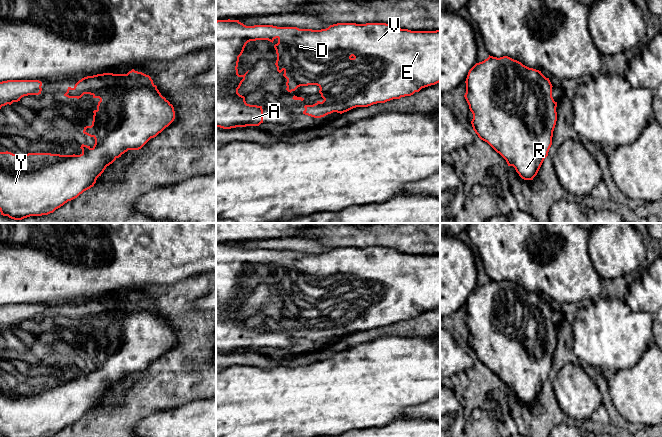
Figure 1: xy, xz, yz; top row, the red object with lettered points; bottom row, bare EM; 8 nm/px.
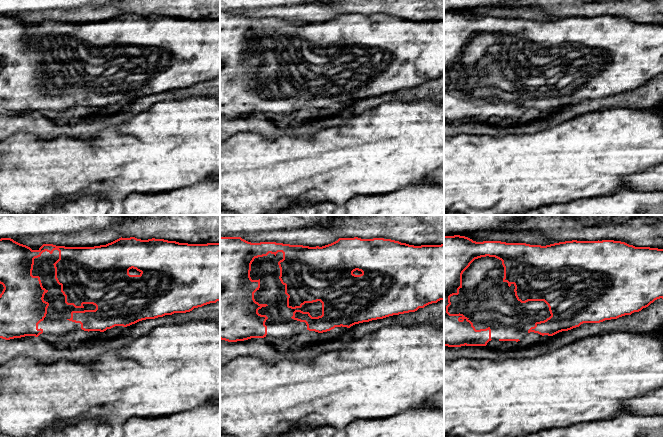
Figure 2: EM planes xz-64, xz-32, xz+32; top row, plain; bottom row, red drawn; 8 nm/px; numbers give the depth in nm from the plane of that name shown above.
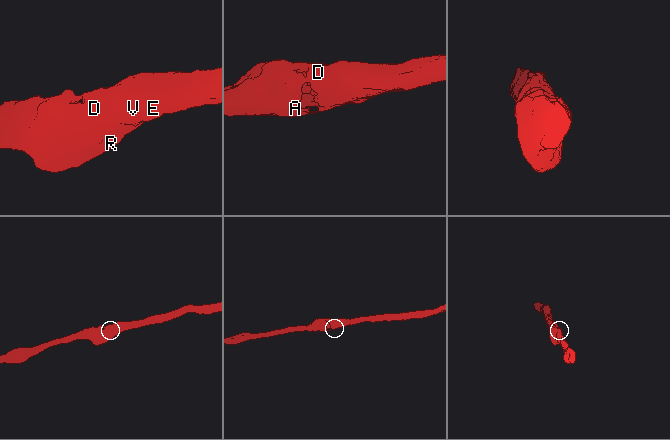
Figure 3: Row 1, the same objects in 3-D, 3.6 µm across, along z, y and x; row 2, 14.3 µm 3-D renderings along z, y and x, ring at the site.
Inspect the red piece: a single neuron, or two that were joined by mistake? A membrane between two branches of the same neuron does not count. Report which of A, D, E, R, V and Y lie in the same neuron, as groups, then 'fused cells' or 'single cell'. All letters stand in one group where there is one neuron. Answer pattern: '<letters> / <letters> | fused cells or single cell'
A D E R V Y | single cell

